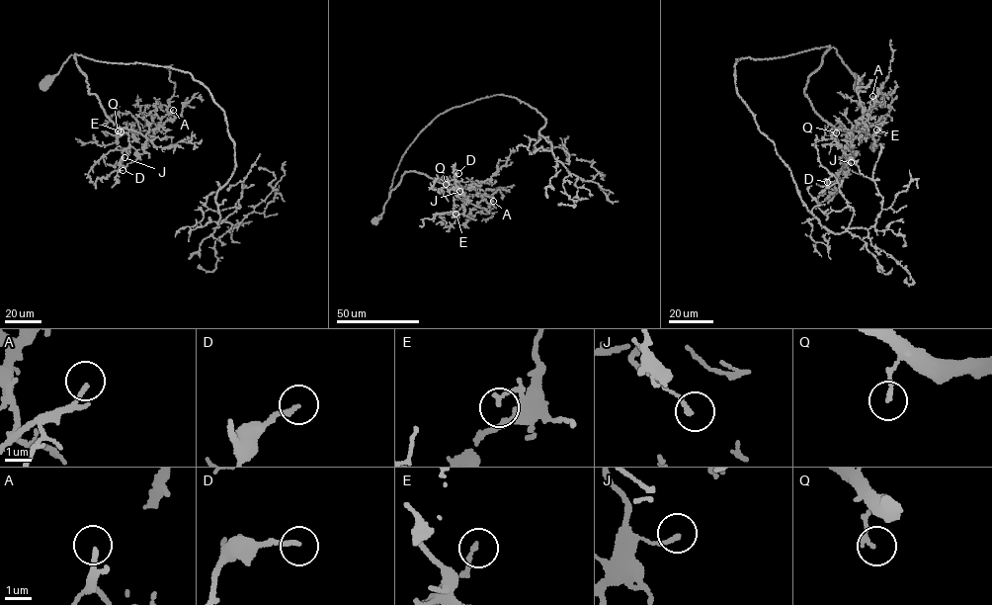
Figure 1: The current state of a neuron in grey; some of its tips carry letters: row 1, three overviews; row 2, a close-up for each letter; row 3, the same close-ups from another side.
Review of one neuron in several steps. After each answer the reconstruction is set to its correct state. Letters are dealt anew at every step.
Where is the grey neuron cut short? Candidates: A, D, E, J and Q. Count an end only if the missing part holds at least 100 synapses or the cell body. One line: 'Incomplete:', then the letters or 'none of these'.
Incomplete: A, D

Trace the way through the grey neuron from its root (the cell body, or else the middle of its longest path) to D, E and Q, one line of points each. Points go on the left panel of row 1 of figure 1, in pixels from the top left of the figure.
D: (41, 85), (74, 55), (89, 93), (110, 120), (128, 129), (129, 145), (118, 170), (123, 170)
E: (41, 85), (73, 55), (89, 93), (110, 120), (135, 132), (124, 129), (117, 135), (121, 131)
Q: (41, 85), (73, 55), (77, 67), (86, 77), (89, 93), (95, 95), (118, 130)

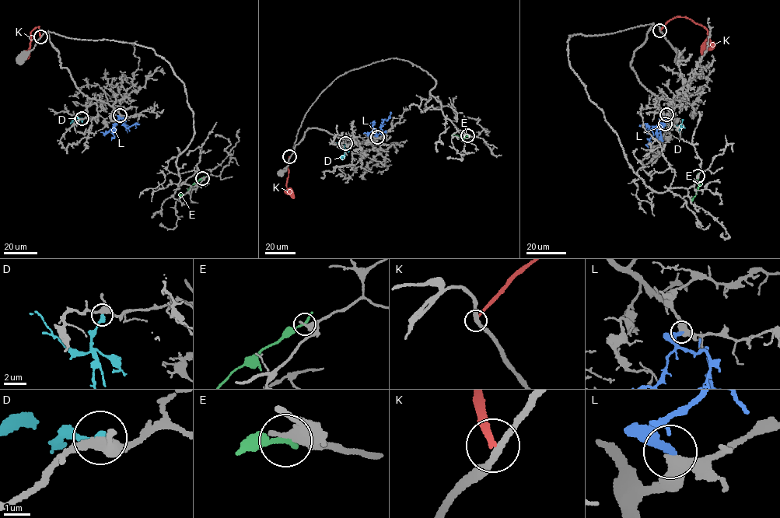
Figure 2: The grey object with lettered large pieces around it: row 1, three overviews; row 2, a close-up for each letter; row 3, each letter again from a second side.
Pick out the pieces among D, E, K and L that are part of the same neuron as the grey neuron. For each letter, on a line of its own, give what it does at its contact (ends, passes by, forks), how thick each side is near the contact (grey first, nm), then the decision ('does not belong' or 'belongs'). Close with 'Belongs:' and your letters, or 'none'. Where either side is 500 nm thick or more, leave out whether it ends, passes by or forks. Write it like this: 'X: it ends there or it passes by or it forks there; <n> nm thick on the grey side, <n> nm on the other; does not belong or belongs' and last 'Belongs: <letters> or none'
D: it ends there; 340 nm thick on the grey side, 360 nm on the other; belongs
E: 500 nm thick on the grey side, 170 nm on the other; does not belong
K: it ends there; 280 nm thick on the grey side, 220 nm on the other; does not belong
L: it ends there; 400 nm thick on the grey side, 260 nm on the other; belongs
Belongs: D, L

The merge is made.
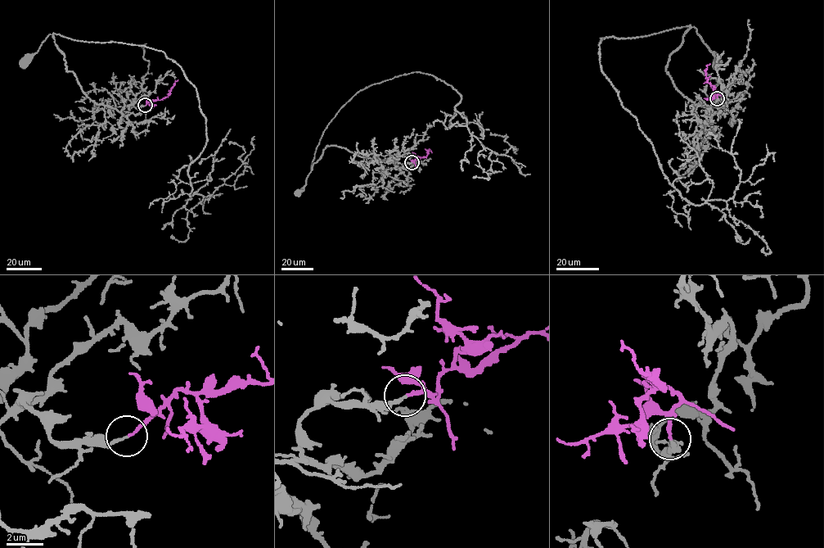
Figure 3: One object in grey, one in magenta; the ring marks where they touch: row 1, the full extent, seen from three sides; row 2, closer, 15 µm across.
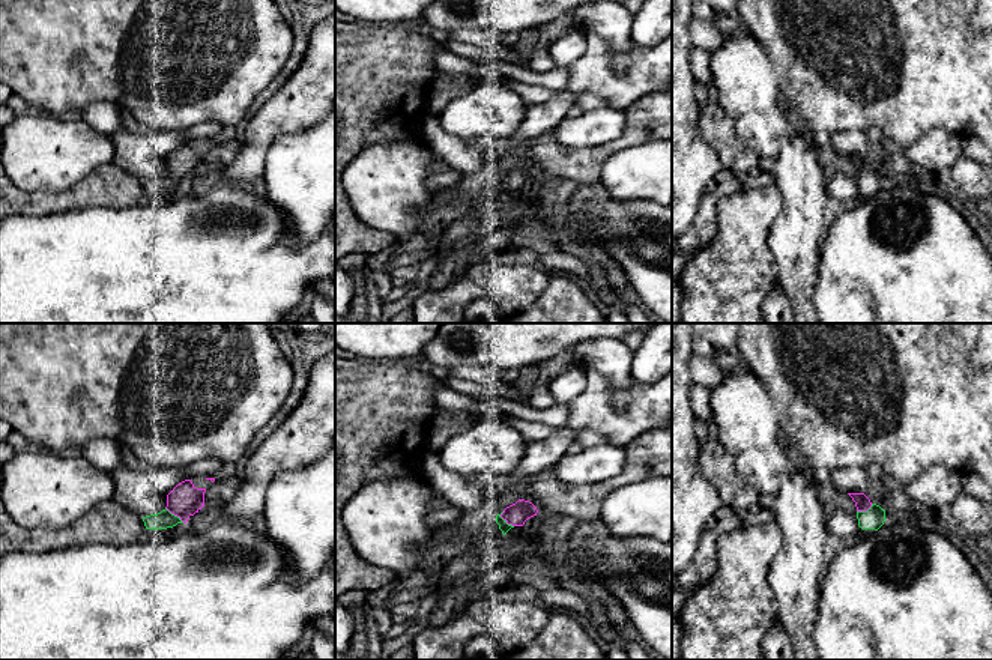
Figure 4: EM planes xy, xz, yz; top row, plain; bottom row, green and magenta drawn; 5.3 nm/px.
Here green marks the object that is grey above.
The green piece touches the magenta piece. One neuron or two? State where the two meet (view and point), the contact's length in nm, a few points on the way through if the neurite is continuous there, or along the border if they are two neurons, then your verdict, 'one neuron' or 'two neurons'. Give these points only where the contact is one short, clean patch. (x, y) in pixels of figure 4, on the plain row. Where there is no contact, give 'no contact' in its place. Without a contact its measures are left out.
xy (173, 178) | 130 nm | one neuron

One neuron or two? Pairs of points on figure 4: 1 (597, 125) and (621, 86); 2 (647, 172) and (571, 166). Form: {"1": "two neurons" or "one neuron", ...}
{"1": "two neurons", "2": "two neurons"}

